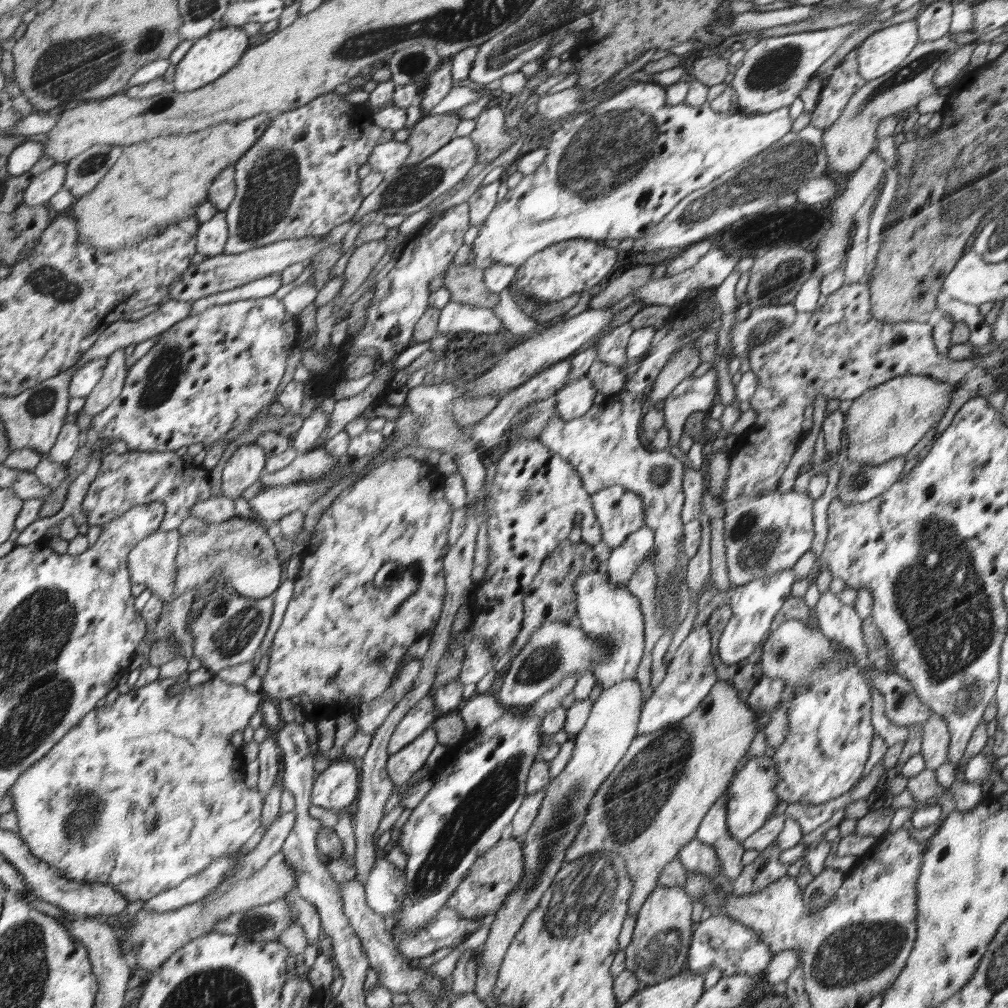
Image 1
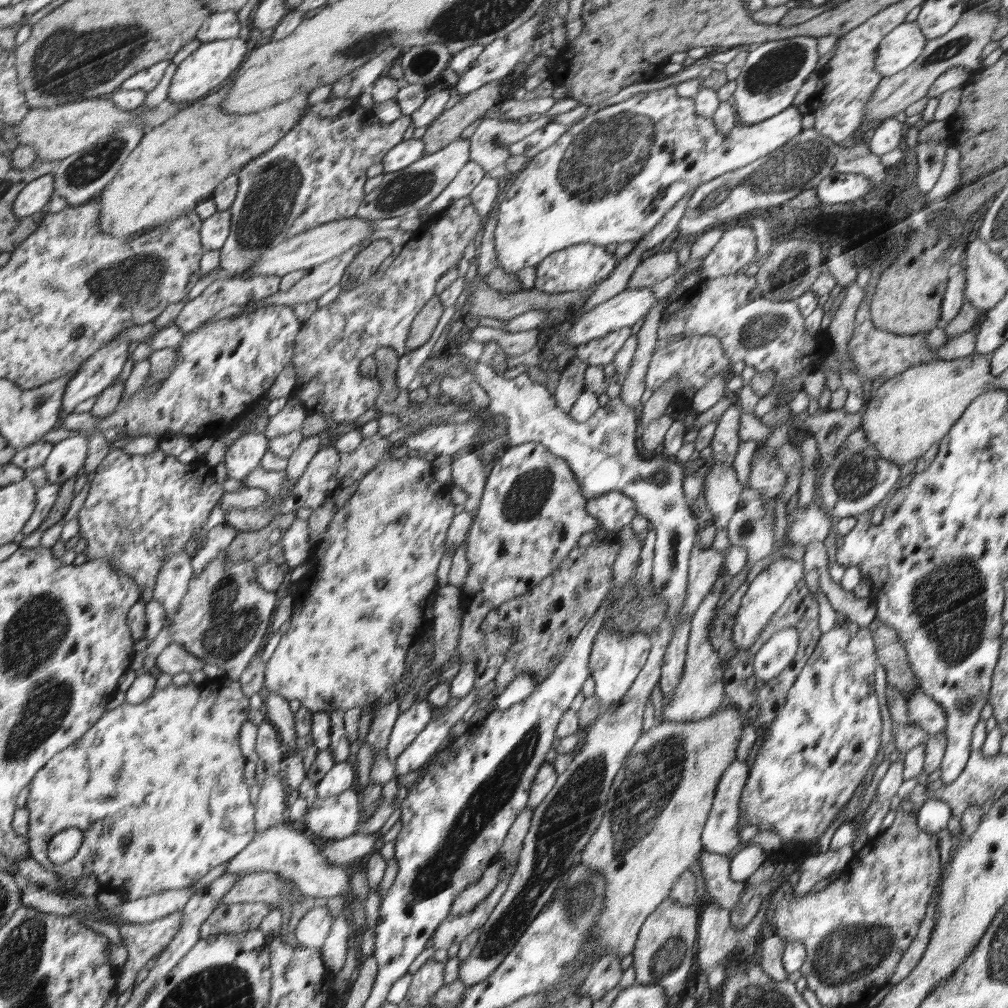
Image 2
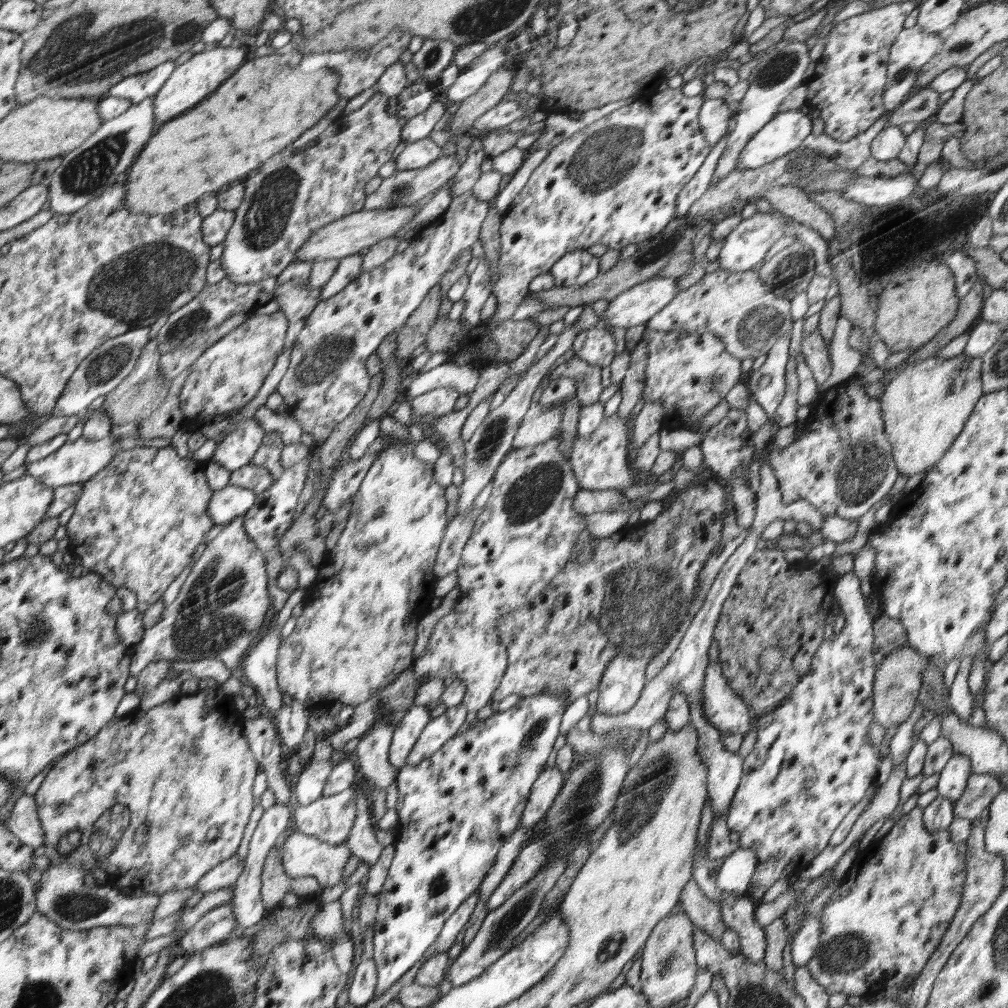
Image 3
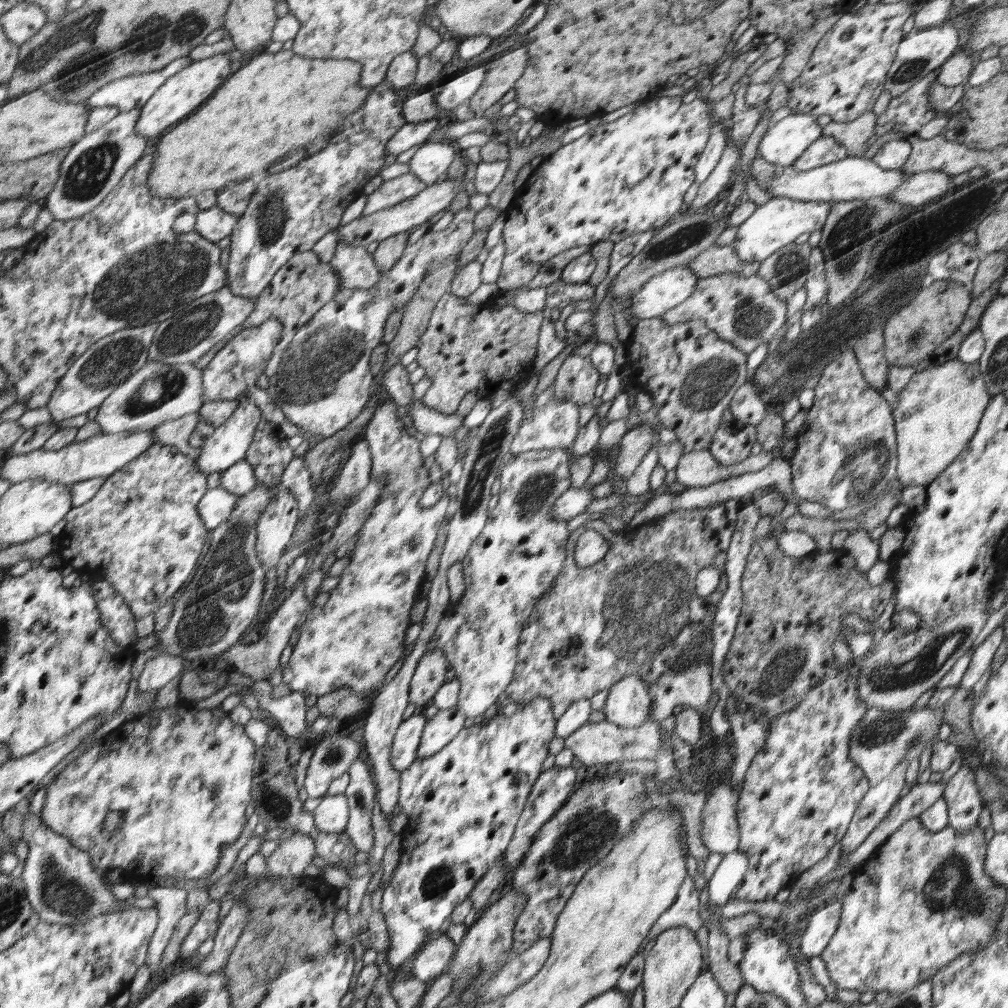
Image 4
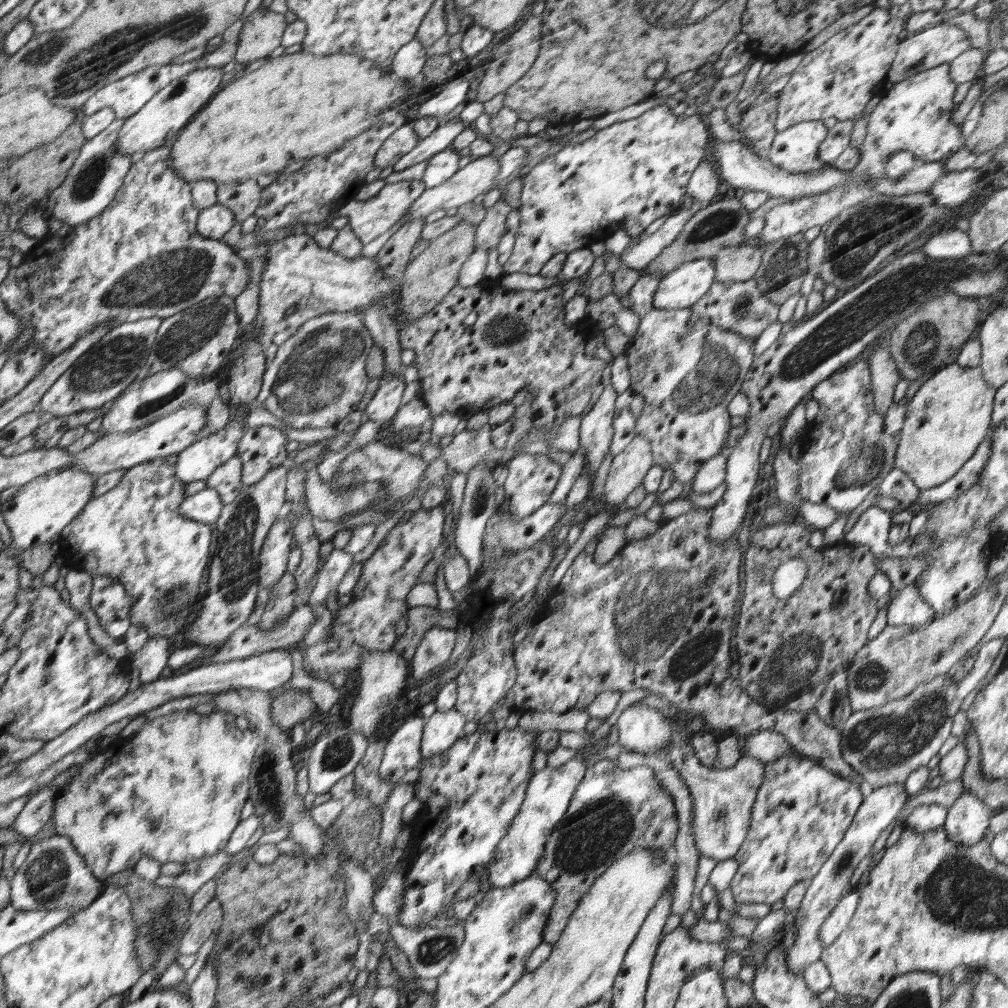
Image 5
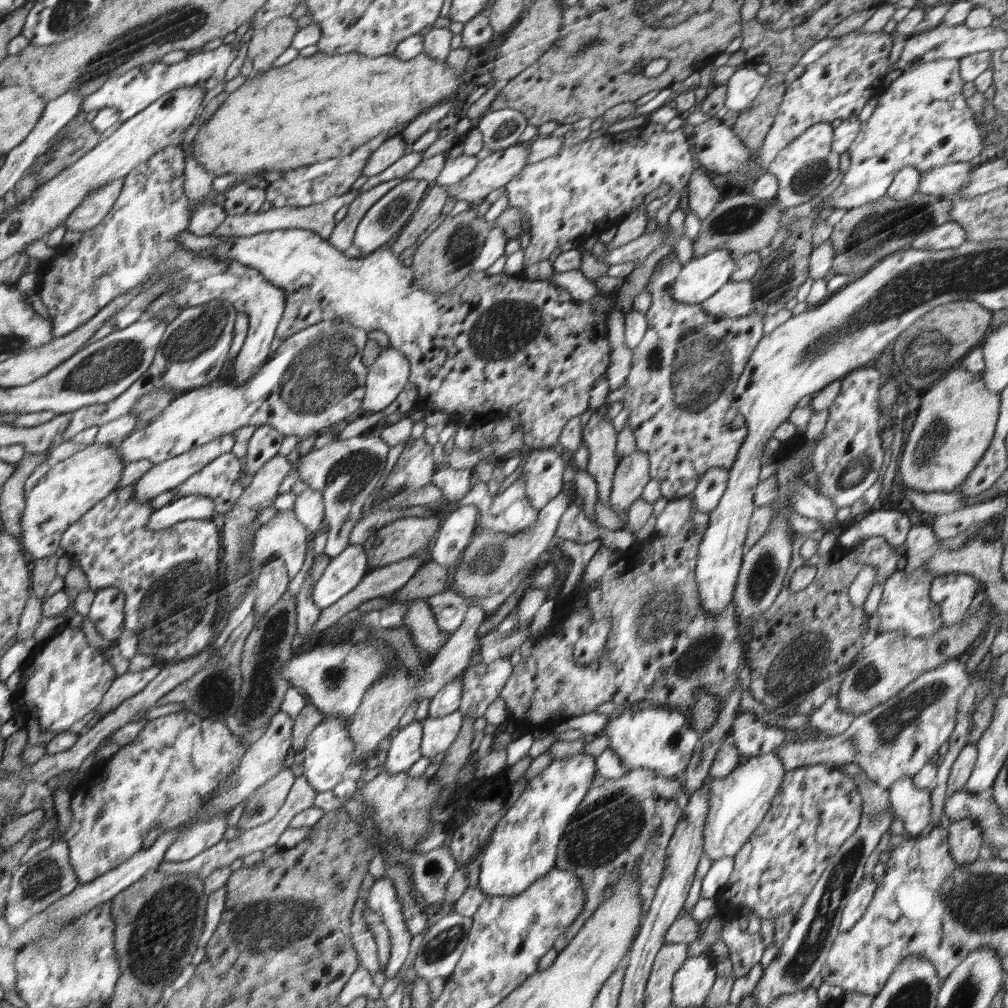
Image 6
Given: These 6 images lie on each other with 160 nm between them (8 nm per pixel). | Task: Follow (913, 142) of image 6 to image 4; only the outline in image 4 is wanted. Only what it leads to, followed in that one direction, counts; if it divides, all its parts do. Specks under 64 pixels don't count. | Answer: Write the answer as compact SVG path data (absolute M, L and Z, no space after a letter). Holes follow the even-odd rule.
M939 69L917 80L904 94L892 98L888 109L877 117L875 134L882 136L886 132L904 132L905 136L915 135L926 124L938 116L929 108L929 86L937 81ZM774 196L764 205L756 207L756 210L738 226L736 238L731 244L732 248L740 260L761 263L777 250L796 240L800 234L821 230L829 212L829 202L801 201Z

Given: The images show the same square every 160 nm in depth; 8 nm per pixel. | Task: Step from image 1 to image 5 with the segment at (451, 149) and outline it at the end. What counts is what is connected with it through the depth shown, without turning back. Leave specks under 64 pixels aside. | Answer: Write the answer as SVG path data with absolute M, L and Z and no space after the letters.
M402 180L399 183L386 183L384 188L381 188L376 196L365 200L364 202L358 202L355 198L349 200L339 208L335 210L326 218L329 226L332 221L340 216L348 217L349 227L354 231L354 234L360 239L363 245L368 244L371 240L374 240L380 234L384 234L387 230L390 230L400 218L404 218L405 214L412 208L414 201L420 198L421 194L425 192L425 183L419 180Z

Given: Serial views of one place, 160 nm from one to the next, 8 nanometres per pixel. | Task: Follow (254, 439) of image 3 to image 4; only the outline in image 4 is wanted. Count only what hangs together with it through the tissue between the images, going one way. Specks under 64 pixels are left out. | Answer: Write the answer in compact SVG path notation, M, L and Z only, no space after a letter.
M242 394L240 399L236 399L236 411L232 413L230 419L226 423L218 427L205 441L202 446L202 453L196 459L198 472L209 476L214 472L224 472L226 468L234 466L234 463L245 458L248 447L252 444L252 439L258 426L263 418L261 411L256 406L256 402L246 394Z

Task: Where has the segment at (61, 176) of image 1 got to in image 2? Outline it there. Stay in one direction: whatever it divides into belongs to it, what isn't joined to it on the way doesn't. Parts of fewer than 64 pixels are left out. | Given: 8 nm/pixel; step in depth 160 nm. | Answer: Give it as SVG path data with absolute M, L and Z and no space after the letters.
M50 173L34 180L20 193L15 202L15 213L26 218L42 212L50 202L56 190L56 174Z

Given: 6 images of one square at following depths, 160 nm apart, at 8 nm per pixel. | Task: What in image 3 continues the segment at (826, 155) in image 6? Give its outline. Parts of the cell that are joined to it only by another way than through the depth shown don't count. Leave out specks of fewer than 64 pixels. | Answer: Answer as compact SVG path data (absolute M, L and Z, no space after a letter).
M800 109L777 113L744 146L737 158L737 168L755 169L776 161L787 152L796 150L811 133L811 128L812 119Z

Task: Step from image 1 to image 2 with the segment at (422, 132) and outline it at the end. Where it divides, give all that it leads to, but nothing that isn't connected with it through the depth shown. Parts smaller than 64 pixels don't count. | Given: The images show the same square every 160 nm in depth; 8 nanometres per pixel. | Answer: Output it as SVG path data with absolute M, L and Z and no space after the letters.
M493 81L488 85L481 86L478 90L474 90L473 93L464 95L452 108L442 112L433 123L427 126L424 136L419 139L424 142L424 156L437 153L457 141L467 126L483 116L486 110L492 106L498 106L498 100L500 100L500 84L498 81Z

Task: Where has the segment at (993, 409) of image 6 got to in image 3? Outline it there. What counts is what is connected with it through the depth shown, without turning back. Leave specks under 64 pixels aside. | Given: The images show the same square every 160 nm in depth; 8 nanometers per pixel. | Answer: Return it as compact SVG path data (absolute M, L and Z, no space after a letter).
M964 353L954 358L934 356L905 368L887 385L879 402L883 404L886 435L891 442L893 458L902 476L909 478L929 473L952 446L974 412L976 402L984 396L983 365L981 357Z

